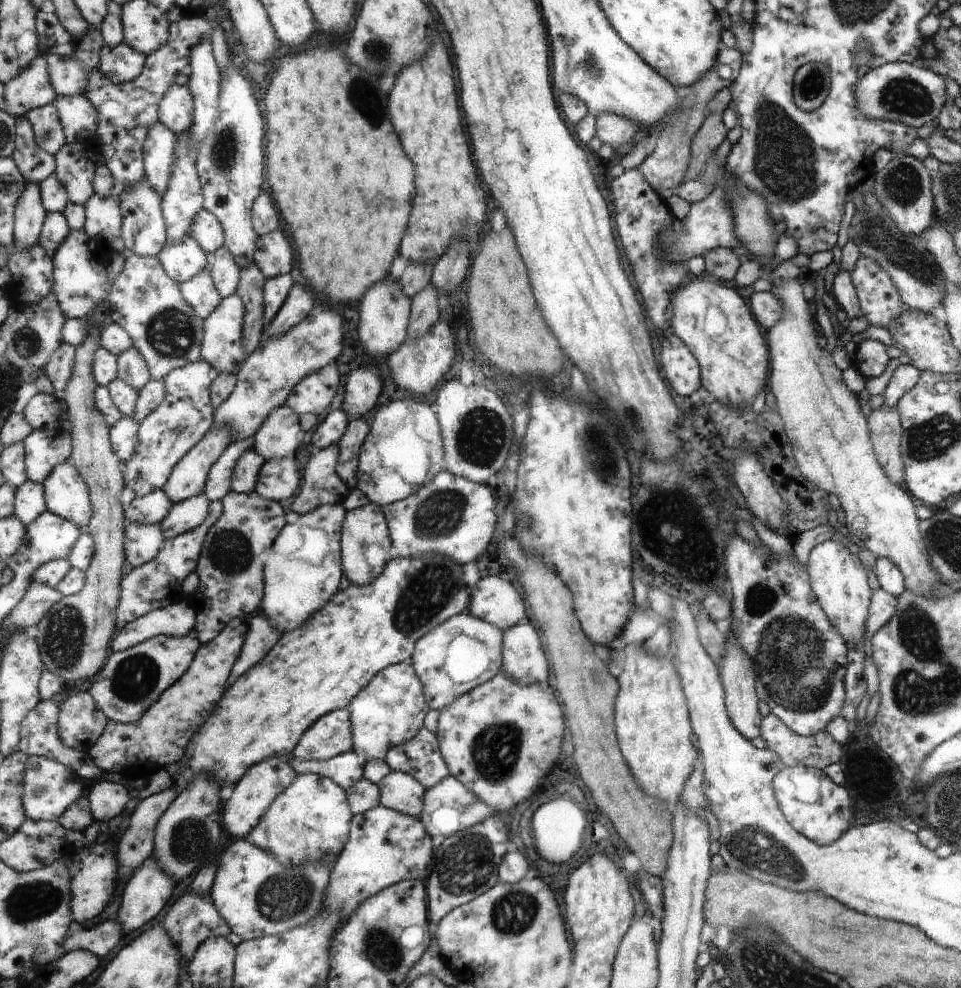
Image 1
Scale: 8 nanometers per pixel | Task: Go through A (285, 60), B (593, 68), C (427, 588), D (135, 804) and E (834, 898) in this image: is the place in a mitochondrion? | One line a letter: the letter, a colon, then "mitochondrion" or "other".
A: other
B: mitochondrion
C: mitochondrion
D: other
E: other

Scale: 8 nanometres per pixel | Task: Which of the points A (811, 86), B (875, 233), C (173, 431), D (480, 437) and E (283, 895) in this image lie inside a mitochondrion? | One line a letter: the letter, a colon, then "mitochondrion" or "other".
A: mitochondrion
B: mitochondrion
C: mitochondrion
D: mitochondrion
E: mitochondrion

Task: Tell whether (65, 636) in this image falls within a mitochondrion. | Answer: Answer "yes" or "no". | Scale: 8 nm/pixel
yes

